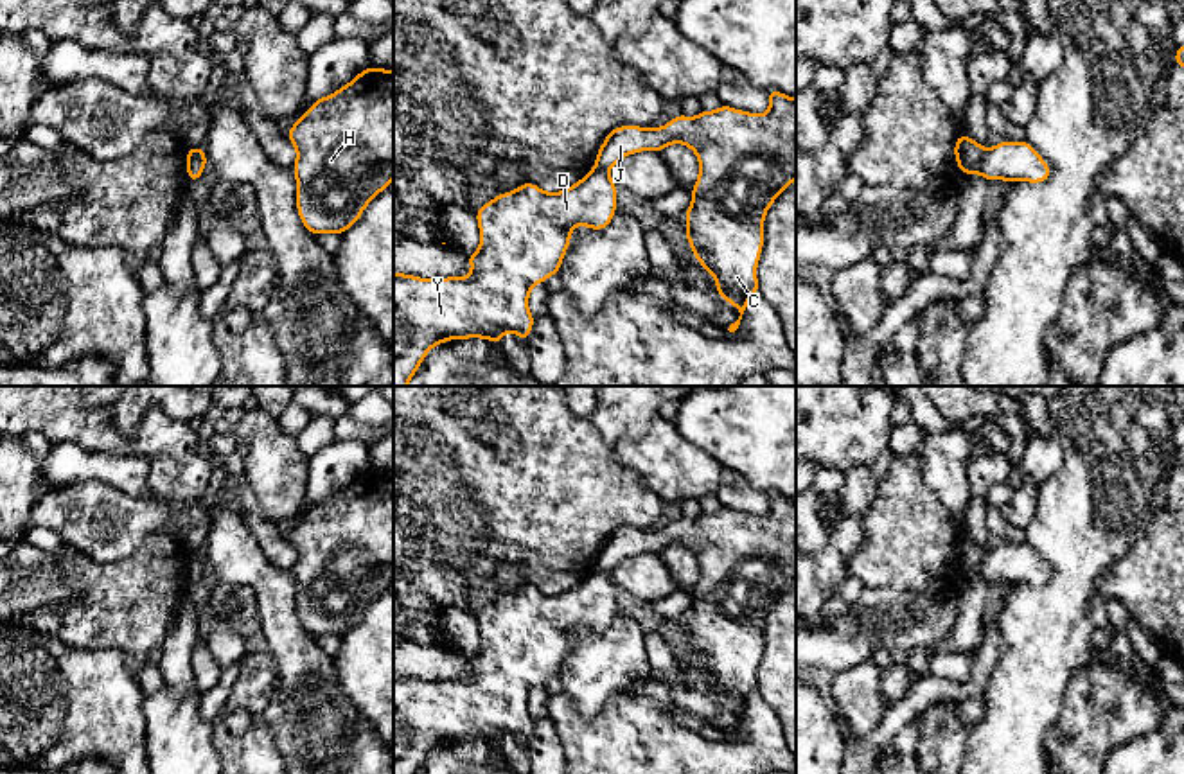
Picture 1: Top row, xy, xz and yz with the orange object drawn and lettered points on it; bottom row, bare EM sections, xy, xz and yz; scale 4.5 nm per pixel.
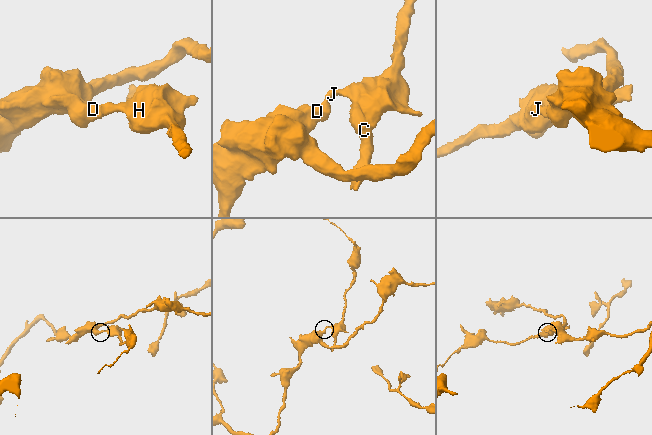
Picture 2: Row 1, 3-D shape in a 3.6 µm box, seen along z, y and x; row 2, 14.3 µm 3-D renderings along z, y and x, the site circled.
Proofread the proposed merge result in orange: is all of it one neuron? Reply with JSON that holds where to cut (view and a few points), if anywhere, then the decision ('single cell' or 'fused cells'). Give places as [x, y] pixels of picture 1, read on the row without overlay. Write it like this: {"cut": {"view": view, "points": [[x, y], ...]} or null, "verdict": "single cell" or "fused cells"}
{"cut": {"view": "yz", "points": [[985, 554], [976, 575]]}, "verdict": "fused cells"}

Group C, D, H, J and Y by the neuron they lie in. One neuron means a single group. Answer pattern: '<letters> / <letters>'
C H J / D Y

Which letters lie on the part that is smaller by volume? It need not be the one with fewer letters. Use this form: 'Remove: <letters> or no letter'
Remove: C, H, J

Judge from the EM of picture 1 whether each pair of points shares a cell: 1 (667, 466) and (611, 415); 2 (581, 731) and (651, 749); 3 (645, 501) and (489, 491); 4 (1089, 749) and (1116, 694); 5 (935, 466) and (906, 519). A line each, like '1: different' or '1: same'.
1: same
2: same
3: same
4: same
5: different

